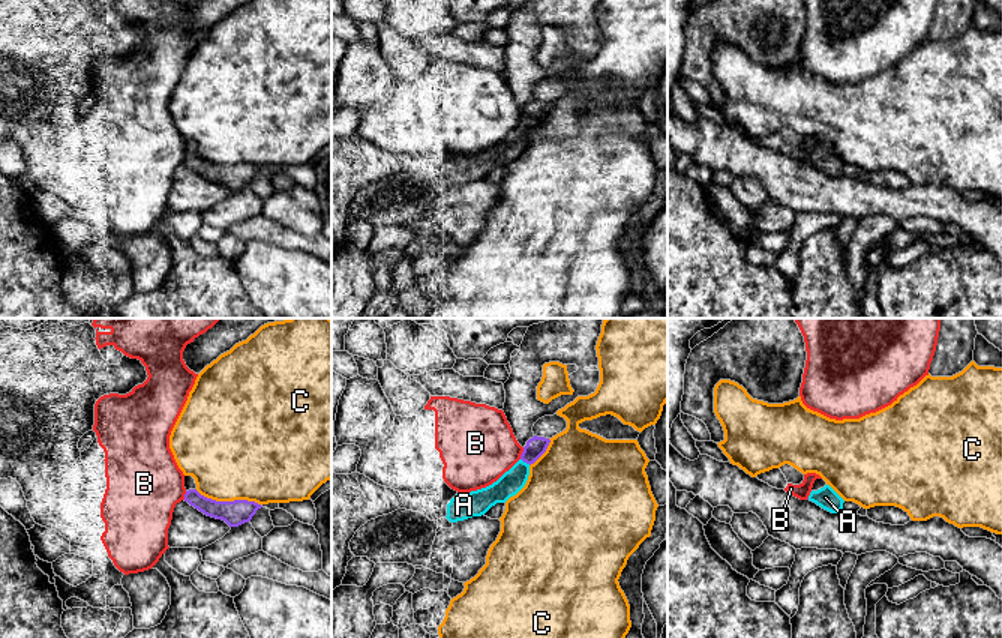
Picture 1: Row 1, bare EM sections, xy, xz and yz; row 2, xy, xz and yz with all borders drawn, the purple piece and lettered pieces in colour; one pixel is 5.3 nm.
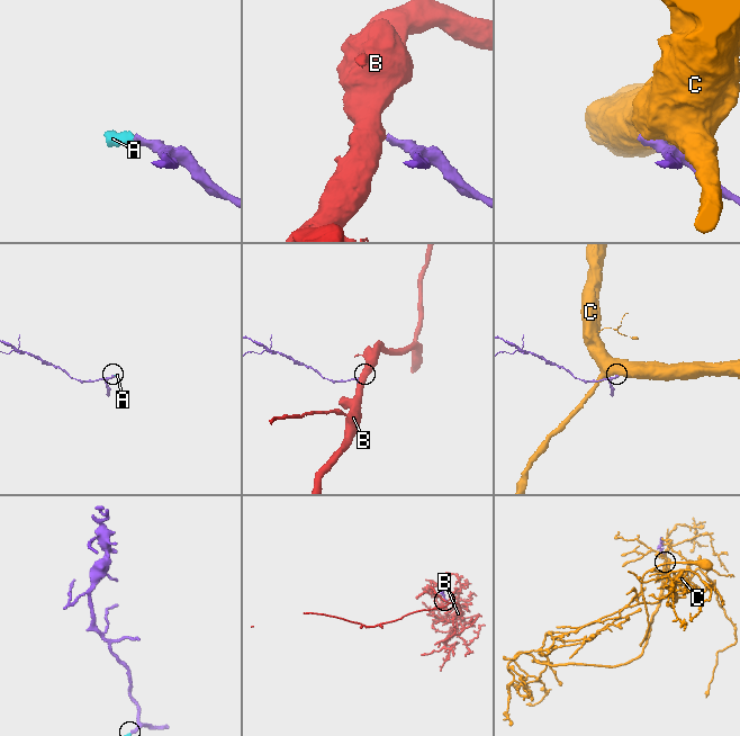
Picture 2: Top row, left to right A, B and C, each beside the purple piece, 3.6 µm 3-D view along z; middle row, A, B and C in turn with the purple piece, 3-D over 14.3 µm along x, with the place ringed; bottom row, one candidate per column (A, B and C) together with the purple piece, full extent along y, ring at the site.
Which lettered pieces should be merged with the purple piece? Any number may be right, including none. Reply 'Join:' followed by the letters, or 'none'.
Join: A

